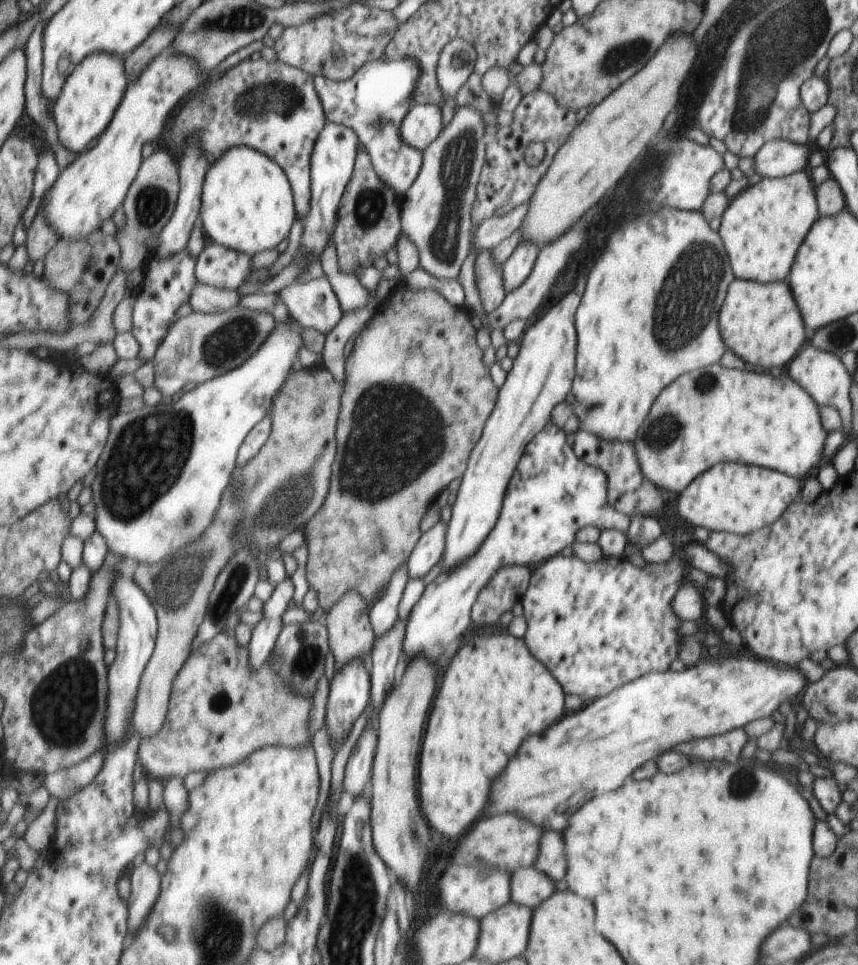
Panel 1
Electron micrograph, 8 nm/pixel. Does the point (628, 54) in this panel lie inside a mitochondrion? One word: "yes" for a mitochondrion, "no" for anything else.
yes

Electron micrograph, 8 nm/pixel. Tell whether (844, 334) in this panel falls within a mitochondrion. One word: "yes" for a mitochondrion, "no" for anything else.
yes

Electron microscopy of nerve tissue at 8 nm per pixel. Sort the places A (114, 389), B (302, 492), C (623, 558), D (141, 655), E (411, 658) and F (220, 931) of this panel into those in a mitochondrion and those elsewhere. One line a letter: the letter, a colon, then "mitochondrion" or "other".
A: other
B: mitochondrion
C: other
D: other
E: other
F: mitochondrion

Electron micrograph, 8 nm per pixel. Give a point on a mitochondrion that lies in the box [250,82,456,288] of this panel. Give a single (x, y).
(369, 205)

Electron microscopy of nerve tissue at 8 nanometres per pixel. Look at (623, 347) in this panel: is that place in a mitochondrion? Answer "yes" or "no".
no

